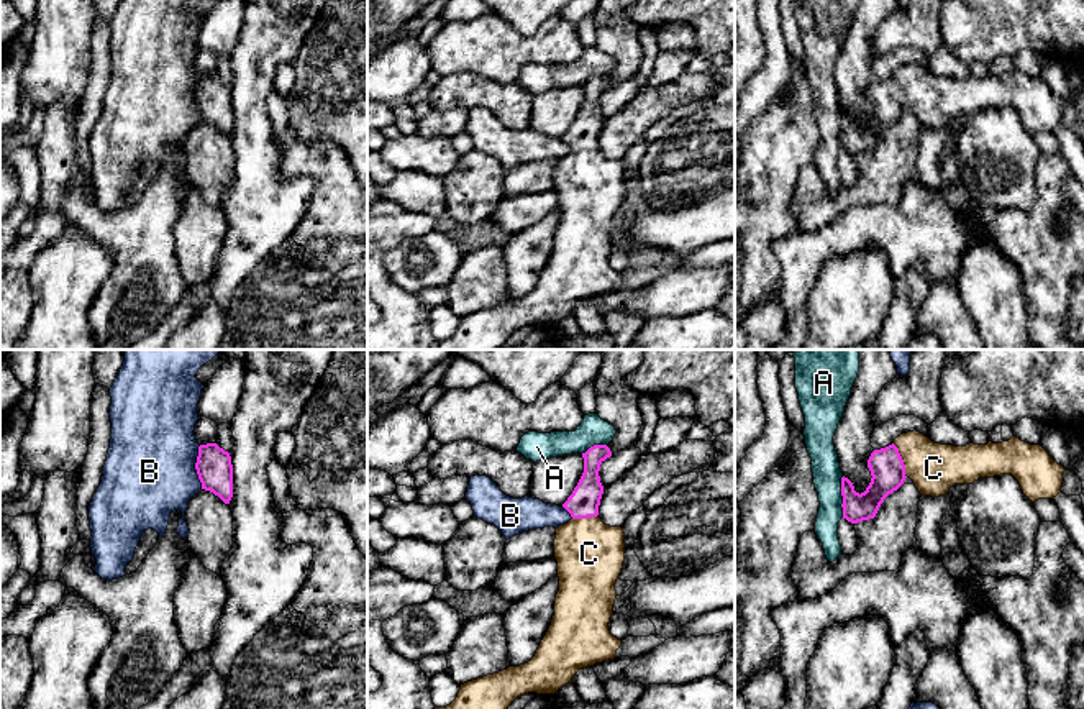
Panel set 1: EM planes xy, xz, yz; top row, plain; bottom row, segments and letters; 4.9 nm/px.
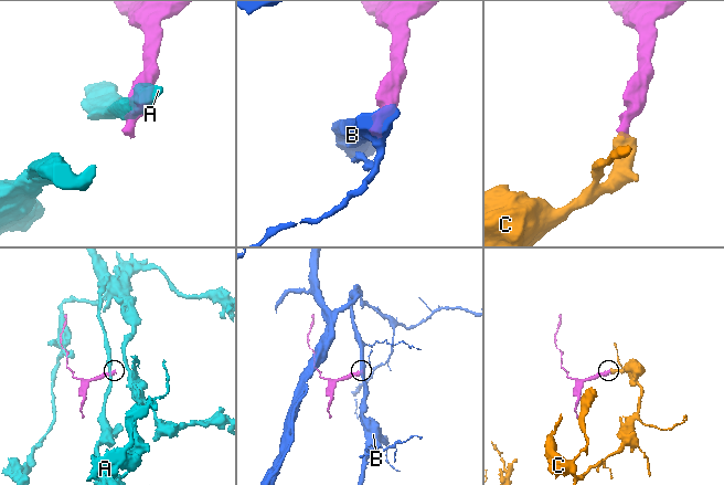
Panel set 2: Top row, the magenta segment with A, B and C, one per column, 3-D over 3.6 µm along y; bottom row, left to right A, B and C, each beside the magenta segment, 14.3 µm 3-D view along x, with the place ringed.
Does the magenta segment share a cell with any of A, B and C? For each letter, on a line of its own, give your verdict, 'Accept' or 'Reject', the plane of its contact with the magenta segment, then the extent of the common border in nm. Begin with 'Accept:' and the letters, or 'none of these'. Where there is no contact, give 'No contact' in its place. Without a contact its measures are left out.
Accept: C
A: Reject. Touches magenta in yz. Shared border 200 nm
B: Reject. Touches magenta in xy. Shared border 220 nm
C: Accept. Touches magenta in yz. Shared border 180 nm

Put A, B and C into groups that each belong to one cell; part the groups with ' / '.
A / B / C

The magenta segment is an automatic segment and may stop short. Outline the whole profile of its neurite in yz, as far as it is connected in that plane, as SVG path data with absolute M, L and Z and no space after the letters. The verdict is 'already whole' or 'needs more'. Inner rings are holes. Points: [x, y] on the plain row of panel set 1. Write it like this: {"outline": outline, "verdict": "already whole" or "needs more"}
{"outline": "M917 62L874 82L868 100L872 110L861 126L848 110L841 110L843 151L851 156L874 151L884 131L907 110L922 128L938 130L954 117L1012 107L1023 126L1035 135L1056 130L1066 103L1041 77L1030 77L1017 69L1002 75L953 79L935 75Z", "verdict": "needs more"}

